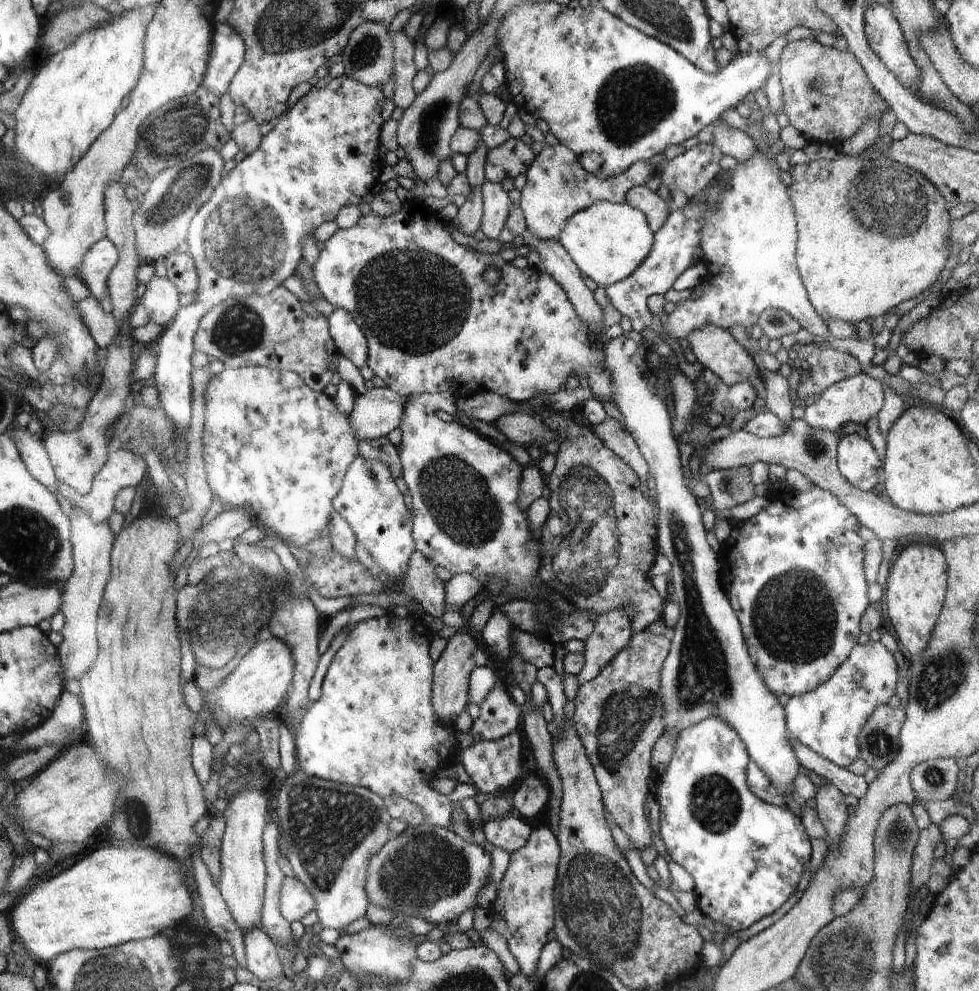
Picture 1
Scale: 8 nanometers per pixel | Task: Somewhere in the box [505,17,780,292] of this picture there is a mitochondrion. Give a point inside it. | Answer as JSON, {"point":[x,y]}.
{"point":[633,103]}

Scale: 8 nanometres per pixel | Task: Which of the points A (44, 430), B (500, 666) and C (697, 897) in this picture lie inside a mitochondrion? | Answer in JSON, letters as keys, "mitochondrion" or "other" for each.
{"A":"other","B":"other","C":"other"}

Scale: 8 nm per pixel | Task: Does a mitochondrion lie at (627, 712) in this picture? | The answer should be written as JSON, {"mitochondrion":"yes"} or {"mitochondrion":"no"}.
{"mitochondrion":"yes"}

